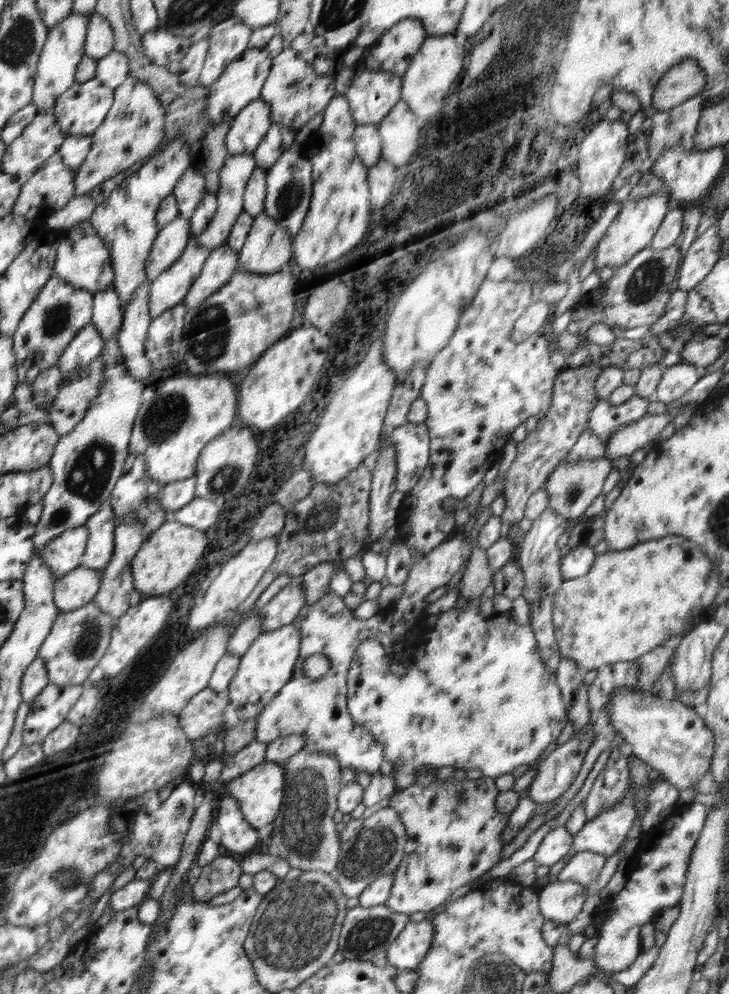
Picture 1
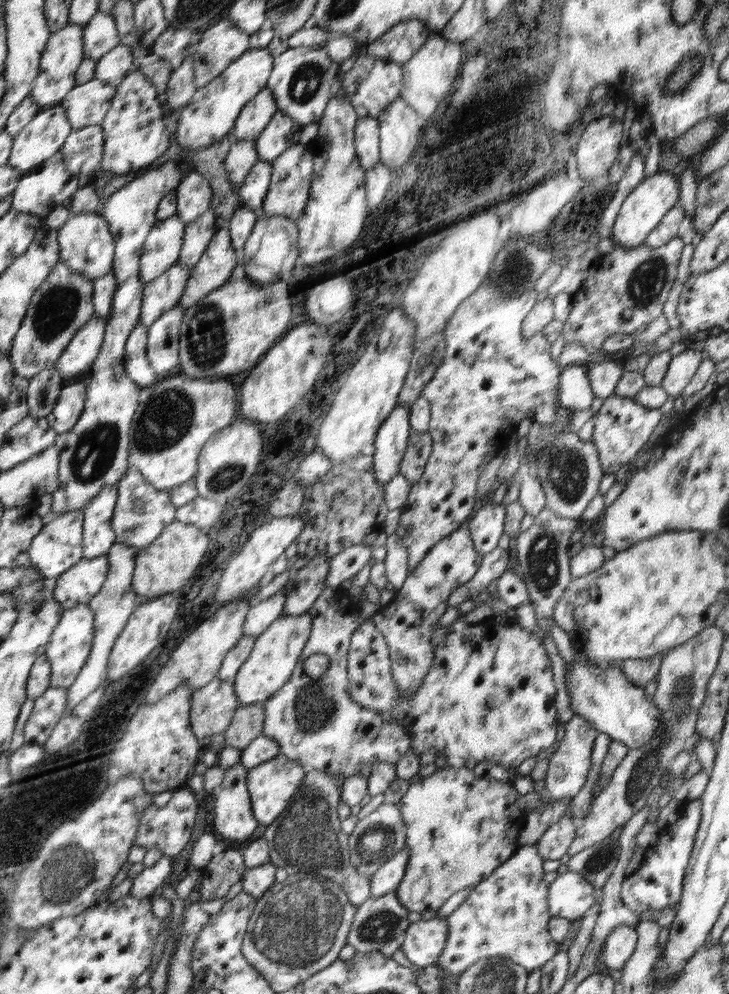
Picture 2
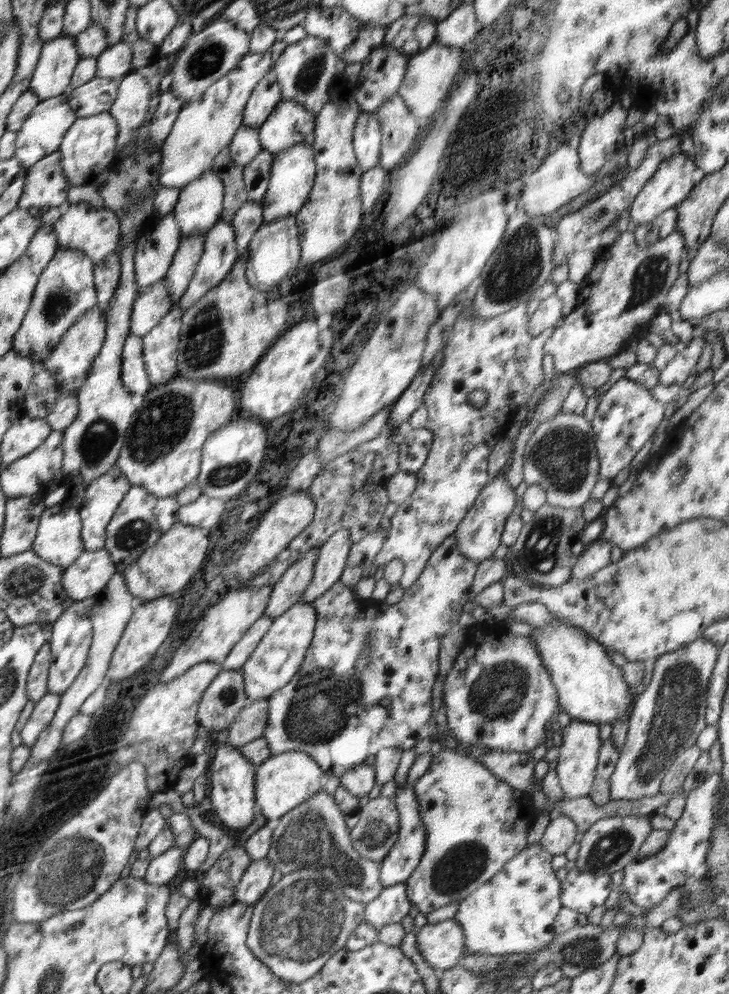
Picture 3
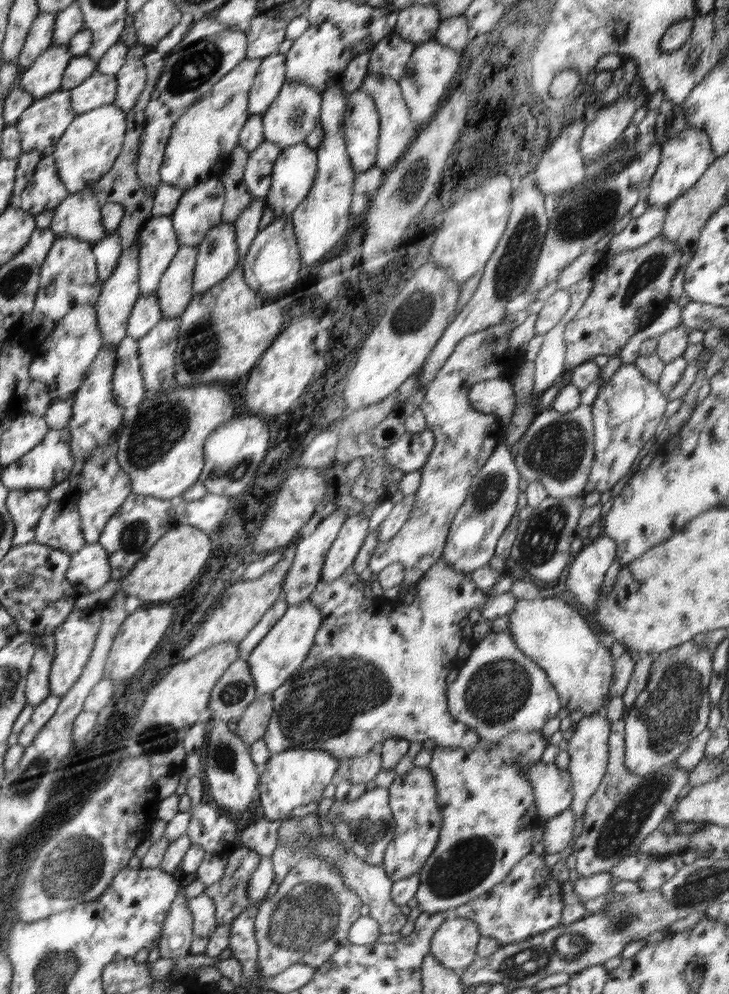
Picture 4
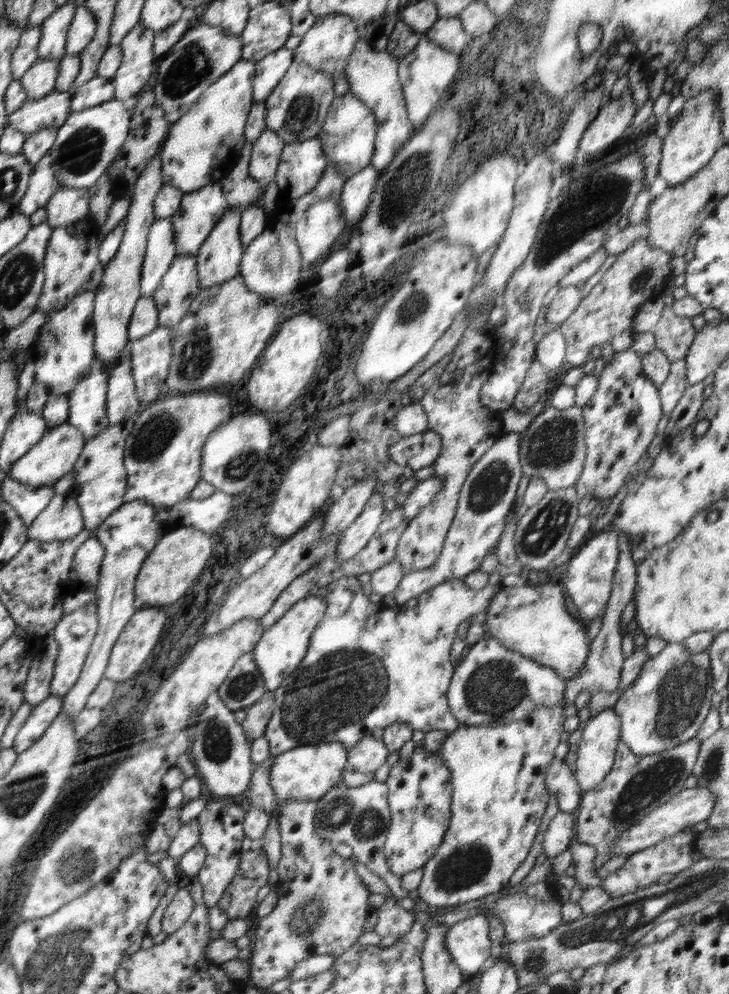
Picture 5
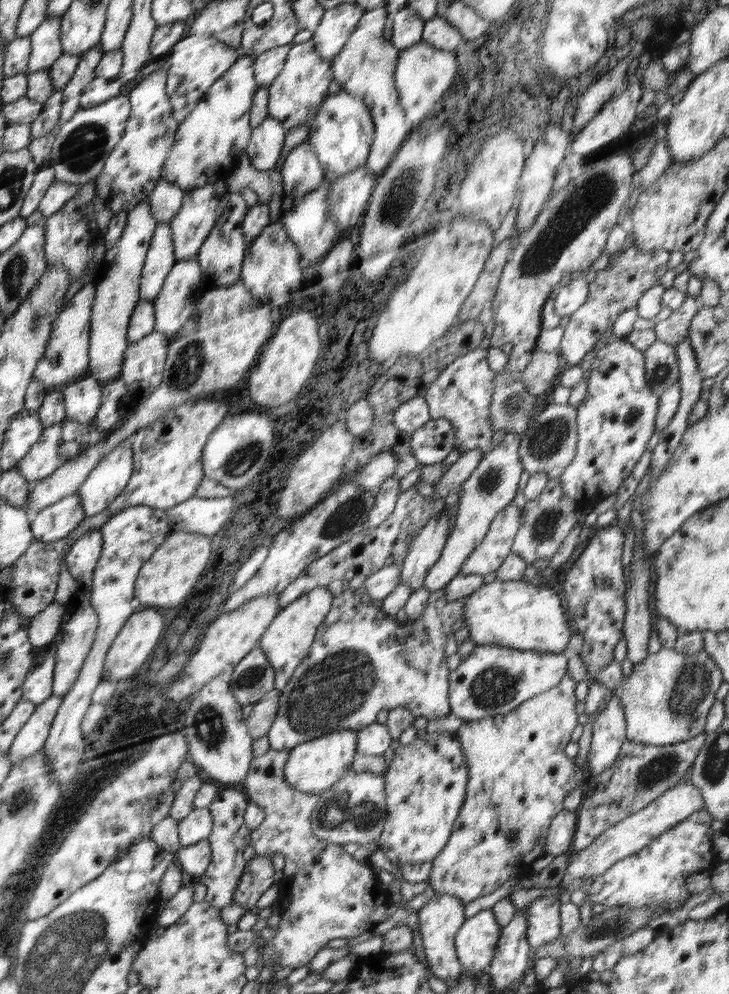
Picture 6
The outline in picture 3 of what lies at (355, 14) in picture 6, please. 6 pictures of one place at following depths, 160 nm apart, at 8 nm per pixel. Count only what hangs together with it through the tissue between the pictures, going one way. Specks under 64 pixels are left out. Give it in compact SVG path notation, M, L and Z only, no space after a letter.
M306 35L306 38L288 45L273 65L276 80L281 86L281 95L301 104L306 110L317 115L329 102L328 93L347 64L334 53L328 42L317 36Z

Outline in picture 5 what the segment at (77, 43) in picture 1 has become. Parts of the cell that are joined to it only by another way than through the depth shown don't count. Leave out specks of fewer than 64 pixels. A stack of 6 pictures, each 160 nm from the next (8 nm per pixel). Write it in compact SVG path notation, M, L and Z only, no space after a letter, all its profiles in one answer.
M38 59L19 79L28 92L28 99L36 100L50 94L59 76L58 59Z

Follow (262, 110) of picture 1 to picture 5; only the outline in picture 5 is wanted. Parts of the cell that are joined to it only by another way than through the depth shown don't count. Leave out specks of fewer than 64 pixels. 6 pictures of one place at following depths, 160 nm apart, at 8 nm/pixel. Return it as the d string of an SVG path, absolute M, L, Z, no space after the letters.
M282 46L255 63L252 79L254 103L265 102L269 98L293 61L293 51Z

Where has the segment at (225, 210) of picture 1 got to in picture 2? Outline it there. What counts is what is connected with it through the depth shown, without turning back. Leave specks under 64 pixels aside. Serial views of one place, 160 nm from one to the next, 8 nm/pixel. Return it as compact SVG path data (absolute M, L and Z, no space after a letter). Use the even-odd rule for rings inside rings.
M238 140L231 143L225 160L225 170L228 173L231 188L238 195L238 200L244 179L258 161L255 140ZM176 264L176 268L146 282L138 324L148 328L164 312L178 305L190 276L191 270L186 265Z

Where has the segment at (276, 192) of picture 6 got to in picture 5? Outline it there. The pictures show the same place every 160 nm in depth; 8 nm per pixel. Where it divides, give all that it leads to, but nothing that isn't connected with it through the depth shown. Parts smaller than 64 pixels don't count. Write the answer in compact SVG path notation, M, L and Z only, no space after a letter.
M246 142L239 154L238 163L232 170L225 169L225 175L220 181L226 194L228 209L239 208L243 211L262 198L263 189L249 172L252 147L253 143Z

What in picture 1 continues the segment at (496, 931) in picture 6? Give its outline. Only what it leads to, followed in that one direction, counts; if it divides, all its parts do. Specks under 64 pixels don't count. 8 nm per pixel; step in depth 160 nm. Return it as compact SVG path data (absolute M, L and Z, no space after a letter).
M430 919L408 922L396 940L388 945L386 962L399 969L413 970L427 955L433 943L434 925Z

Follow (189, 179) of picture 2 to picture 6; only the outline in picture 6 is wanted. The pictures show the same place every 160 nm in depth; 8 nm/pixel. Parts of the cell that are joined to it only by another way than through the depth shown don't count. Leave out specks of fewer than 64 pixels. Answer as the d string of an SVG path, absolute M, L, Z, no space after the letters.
M224 180L188 191L178 214L169 222L177 258L181 261L196 258L202 243L206 240L212 228L215 227L216 221L220 218L226 206L228 206L230 194Z

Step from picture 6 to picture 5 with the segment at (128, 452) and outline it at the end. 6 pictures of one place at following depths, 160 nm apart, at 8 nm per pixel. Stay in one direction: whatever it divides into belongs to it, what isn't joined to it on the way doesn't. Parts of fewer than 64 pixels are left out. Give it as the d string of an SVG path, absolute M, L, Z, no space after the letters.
M134 414L129 419L118 424L108 426L104 432L94 439L85 443L84 450L74 463L76 500L82 510L83 521L86 522L87 530L100 527L124 502L127 489L127 472L124 466L124 446L126 438L132 431L138 415Z

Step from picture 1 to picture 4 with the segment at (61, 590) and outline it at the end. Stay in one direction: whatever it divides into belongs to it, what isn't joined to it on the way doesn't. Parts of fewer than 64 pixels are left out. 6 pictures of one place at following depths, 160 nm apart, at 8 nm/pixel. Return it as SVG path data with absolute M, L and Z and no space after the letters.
M85 542L84 546L78 552L71 555L68 563L69 567L65 577L78 595L99 590L99 588L104 587L111 580L112 568L110 554L99 542L95 542L94 544Z

